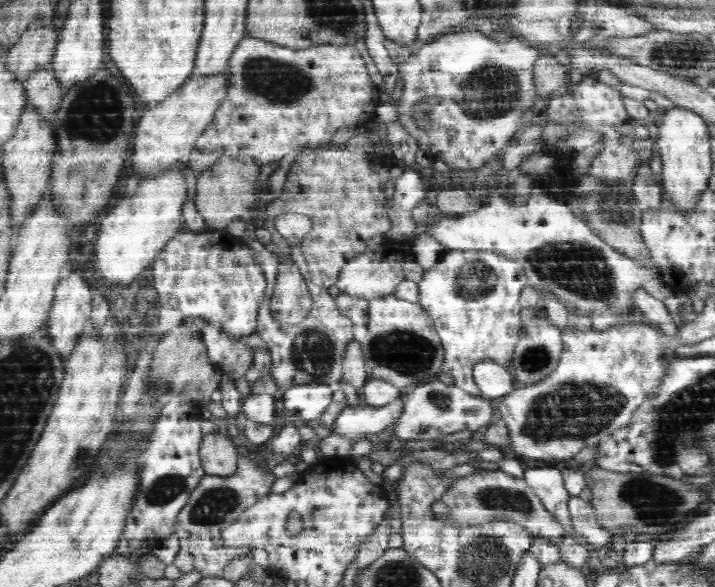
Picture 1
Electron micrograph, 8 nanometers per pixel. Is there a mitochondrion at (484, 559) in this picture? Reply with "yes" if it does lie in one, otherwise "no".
yes

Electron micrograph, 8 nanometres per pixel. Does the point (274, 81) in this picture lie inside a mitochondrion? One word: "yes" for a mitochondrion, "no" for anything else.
yes

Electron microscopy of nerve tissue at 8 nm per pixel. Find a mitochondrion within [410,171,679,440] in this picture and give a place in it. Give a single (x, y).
(577, 267)

